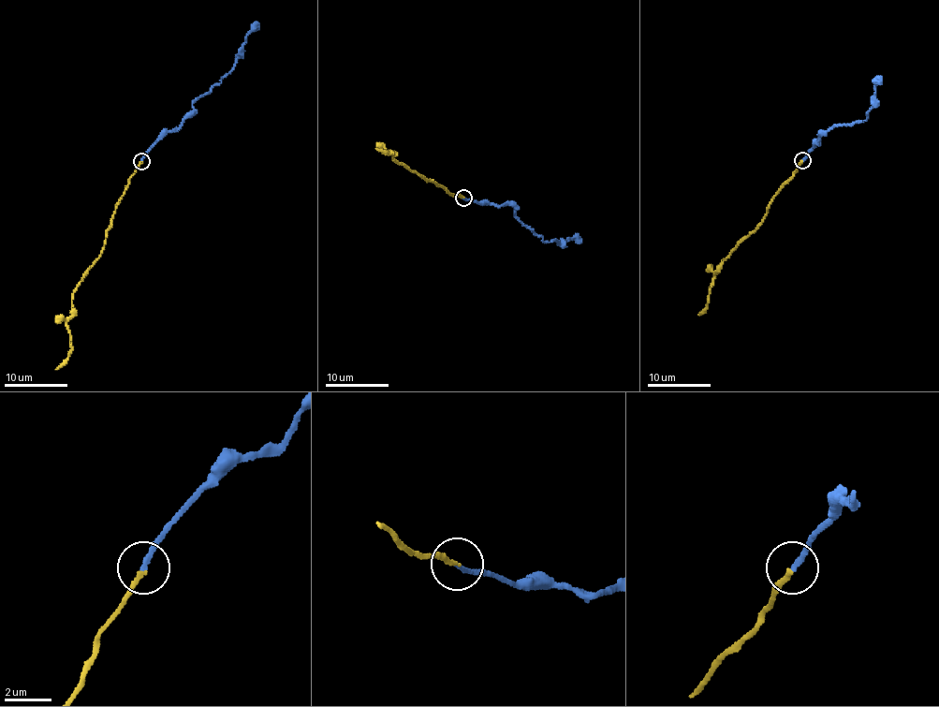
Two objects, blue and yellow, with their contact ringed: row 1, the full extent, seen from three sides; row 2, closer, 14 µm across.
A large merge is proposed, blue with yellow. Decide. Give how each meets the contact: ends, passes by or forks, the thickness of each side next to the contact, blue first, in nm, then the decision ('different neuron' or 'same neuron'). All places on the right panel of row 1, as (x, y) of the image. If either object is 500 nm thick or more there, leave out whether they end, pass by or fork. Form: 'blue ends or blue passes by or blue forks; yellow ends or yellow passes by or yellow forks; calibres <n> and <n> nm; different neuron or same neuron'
blue ends; yellow ends; calibres 190 and 170 nm; same neuron

